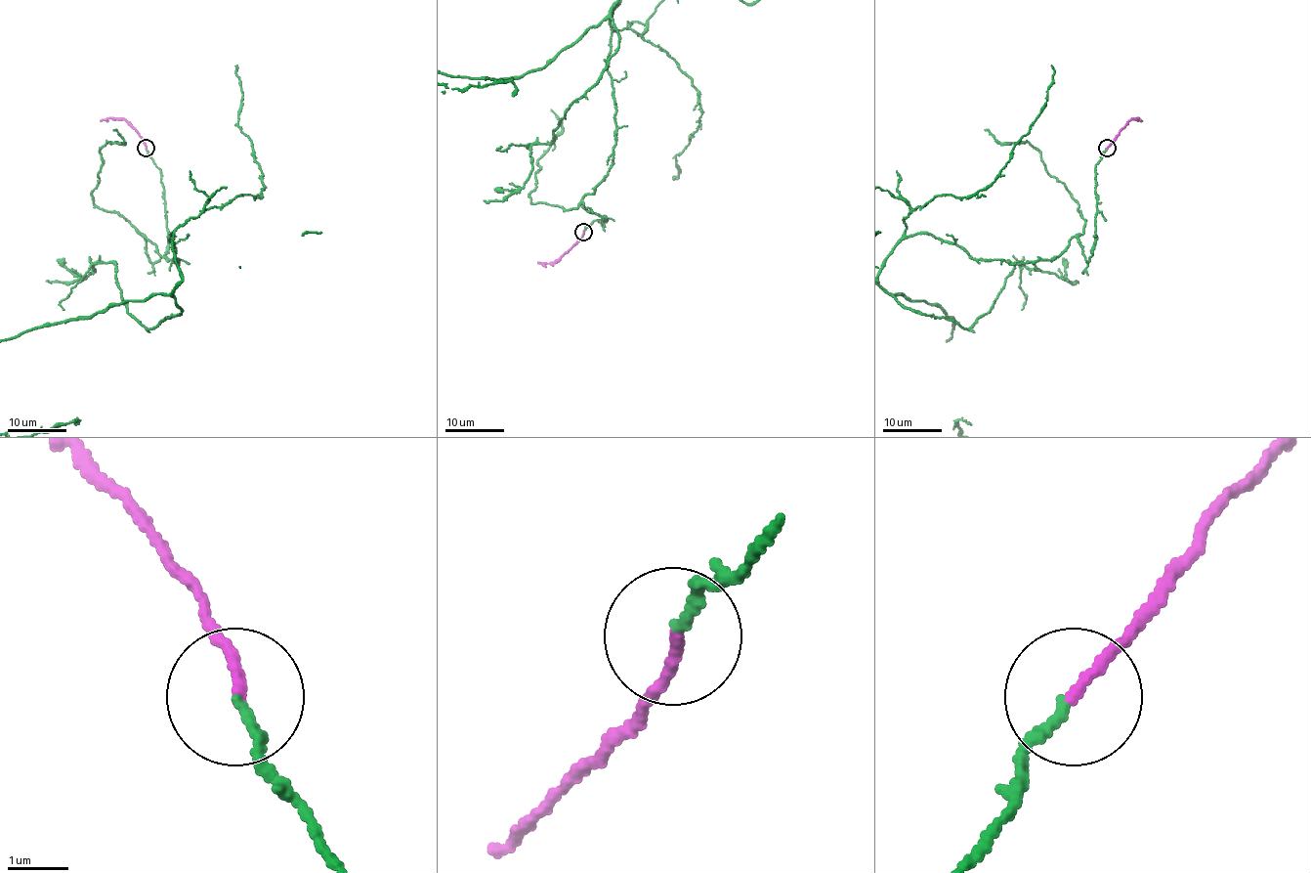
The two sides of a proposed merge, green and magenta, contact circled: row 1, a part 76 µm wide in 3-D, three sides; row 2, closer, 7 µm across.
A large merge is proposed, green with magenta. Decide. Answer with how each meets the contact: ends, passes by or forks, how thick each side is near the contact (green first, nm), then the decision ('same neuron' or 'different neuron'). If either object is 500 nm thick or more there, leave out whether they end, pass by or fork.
green ends; magenta ends; calibres 150 and 180 nm; same neuron

